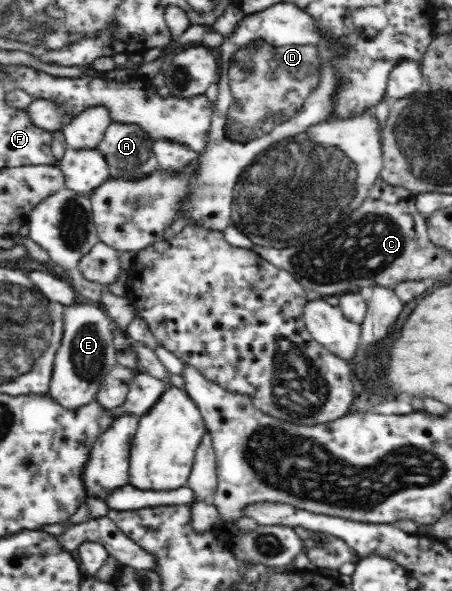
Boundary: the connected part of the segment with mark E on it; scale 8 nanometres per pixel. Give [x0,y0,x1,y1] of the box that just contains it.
[48,300,117,410]

